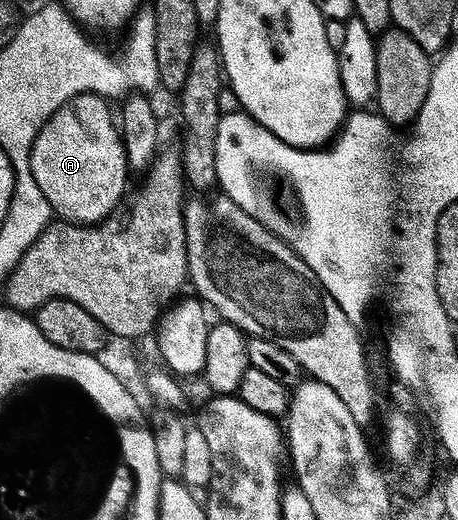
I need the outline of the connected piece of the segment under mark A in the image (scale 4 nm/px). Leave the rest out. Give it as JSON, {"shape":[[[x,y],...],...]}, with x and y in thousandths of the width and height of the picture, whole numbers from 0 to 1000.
{"shape":[[[203,177],[170,181],[146,192],[79,260],[66,288],[66,327],[133,425],[214,431],[255,406],[273,383],[271,360],[284,340],[279,298],[249,208],[245,215],[236,200],[229,187]]]}

